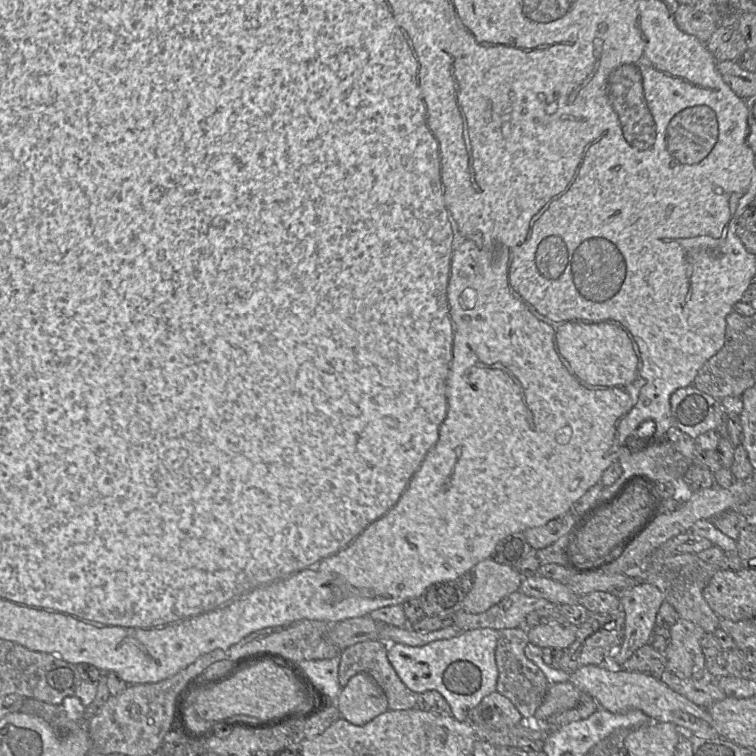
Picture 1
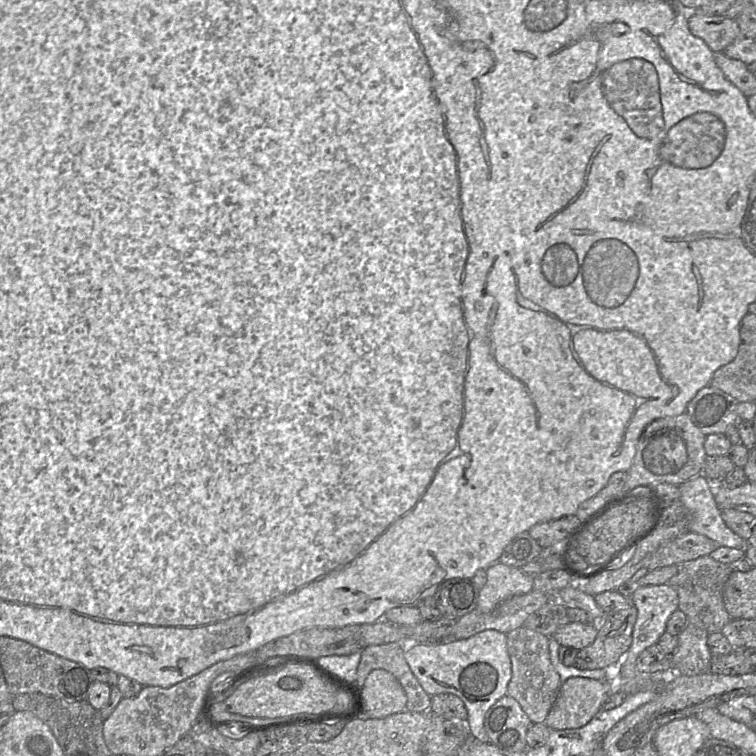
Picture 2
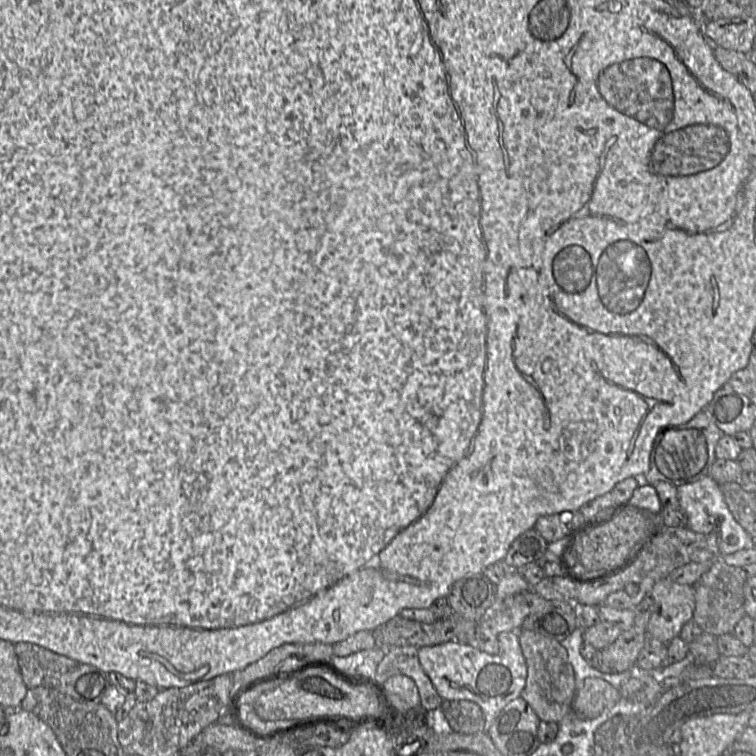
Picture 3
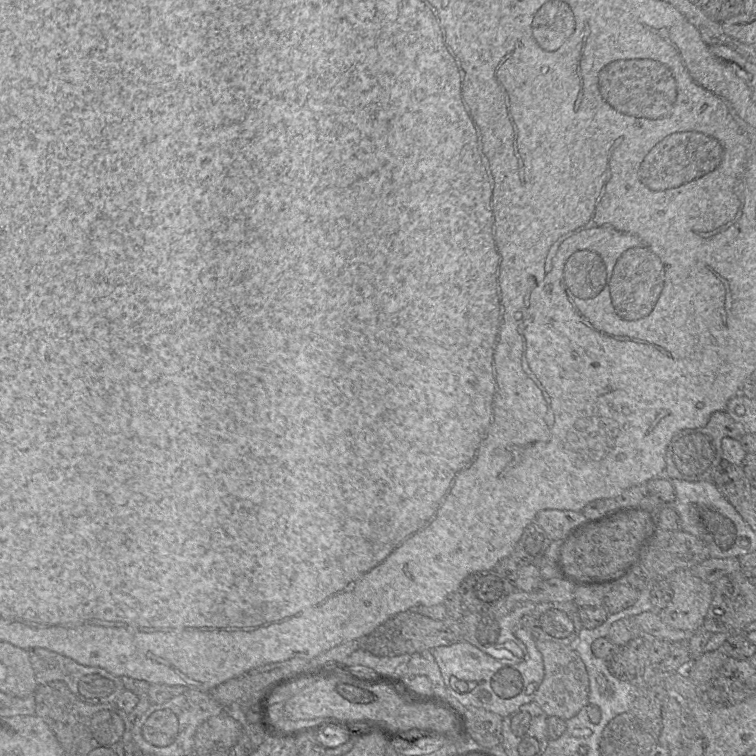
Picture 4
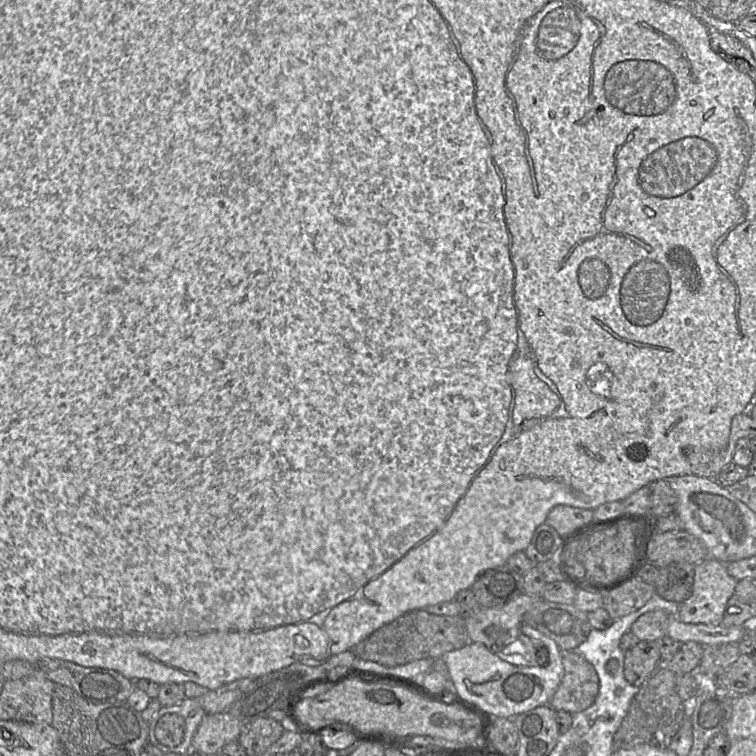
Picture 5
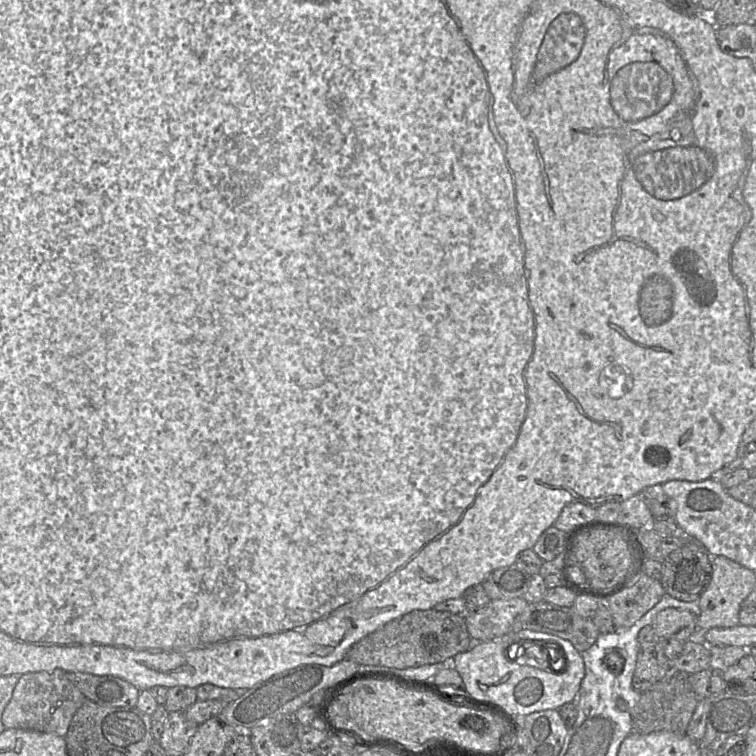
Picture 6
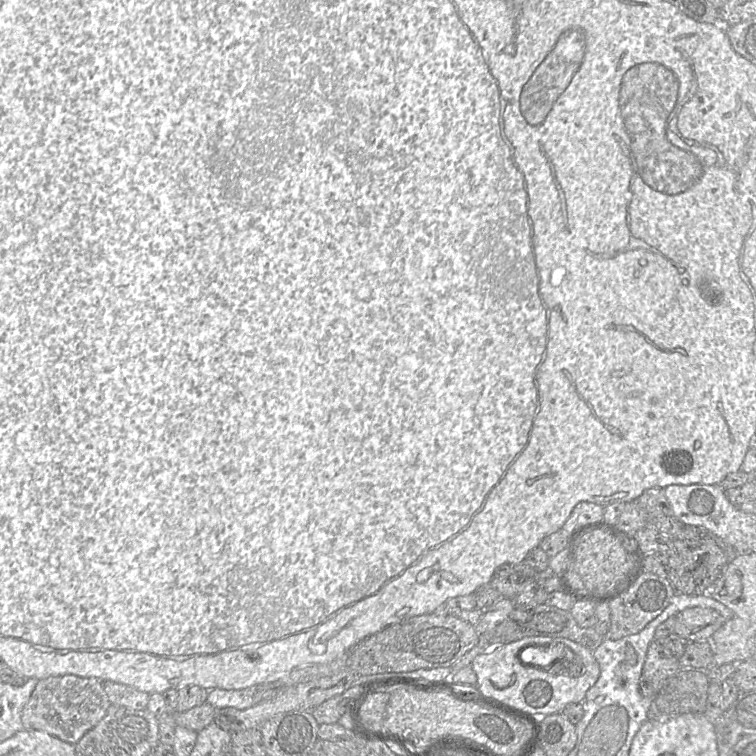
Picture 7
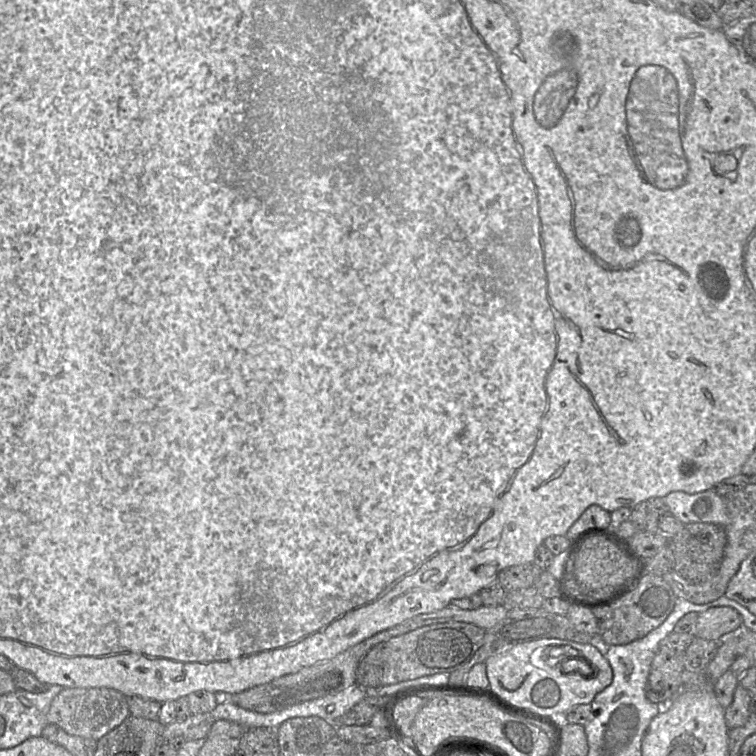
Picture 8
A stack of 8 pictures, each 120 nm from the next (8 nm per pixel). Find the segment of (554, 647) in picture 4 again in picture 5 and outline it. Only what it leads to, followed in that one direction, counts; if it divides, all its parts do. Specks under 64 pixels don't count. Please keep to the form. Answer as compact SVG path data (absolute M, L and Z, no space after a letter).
M562 650L564 668L561 682L550 700L555 710L575 714L589 708L599 692L599 679L594 667L573 650Z

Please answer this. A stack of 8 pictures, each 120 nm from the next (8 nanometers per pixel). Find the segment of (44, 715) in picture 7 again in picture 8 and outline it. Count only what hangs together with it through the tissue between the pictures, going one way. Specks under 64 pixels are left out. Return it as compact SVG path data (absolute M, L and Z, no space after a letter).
M63 688L51 702L47 722L70 735L97 741L120 725L129 715L131 714L127 697L112 688Z

